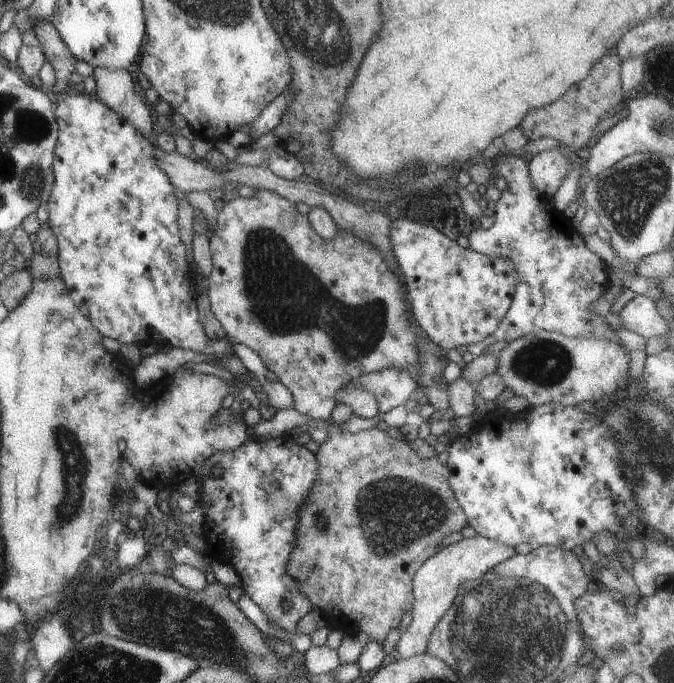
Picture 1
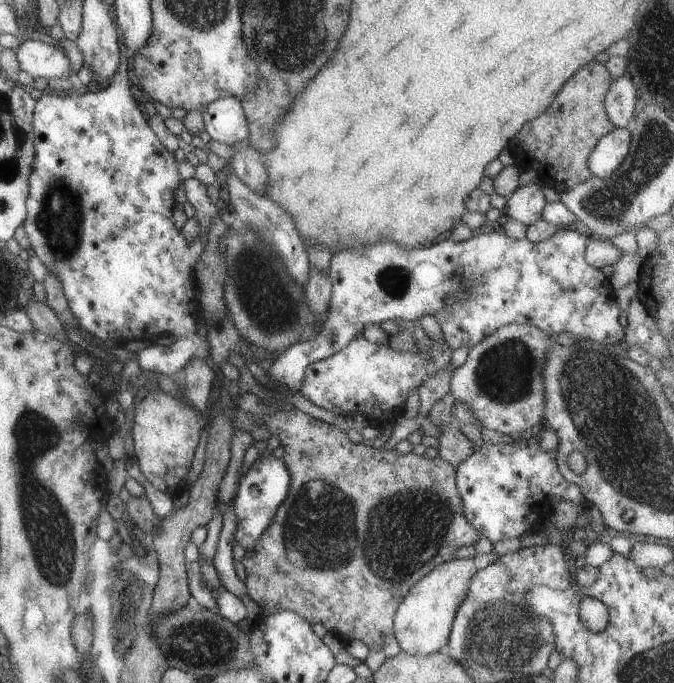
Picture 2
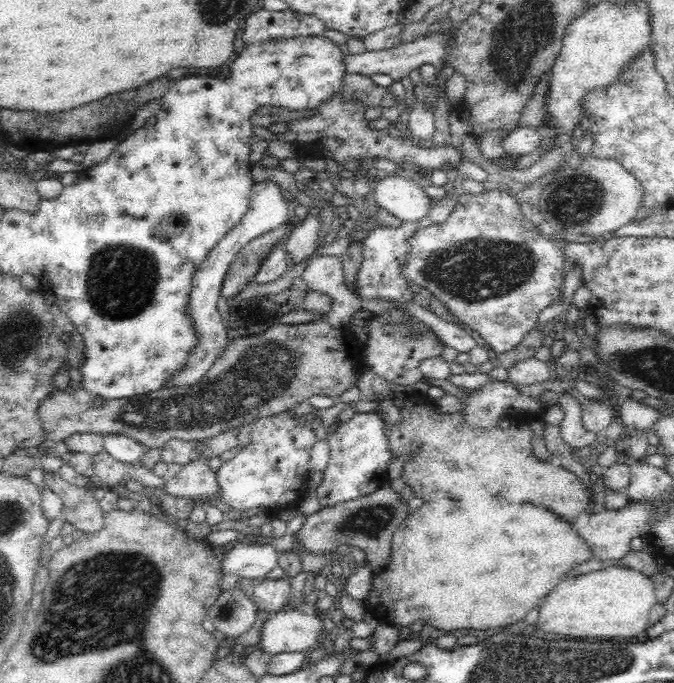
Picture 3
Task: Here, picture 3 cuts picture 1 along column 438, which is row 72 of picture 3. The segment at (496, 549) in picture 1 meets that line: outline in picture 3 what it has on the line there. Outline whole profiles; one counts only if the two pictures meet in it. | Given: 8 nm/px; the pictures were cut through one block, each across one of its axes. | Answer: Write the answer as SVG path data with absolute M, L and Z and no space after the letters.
M600 1L568 24L559 56L550 72L545 99L546 118L540 126L534 128L540 135L536 148L541 150L538 158L553 148L564 148L560 146L562 143L558 139L562 134L571 137L572 132L580 126L581 101L587 93L594 93L612 84L621 76L626 63L630 63L641 51L652 45L648 16L648 12L638 10L636 1L623 5Z

